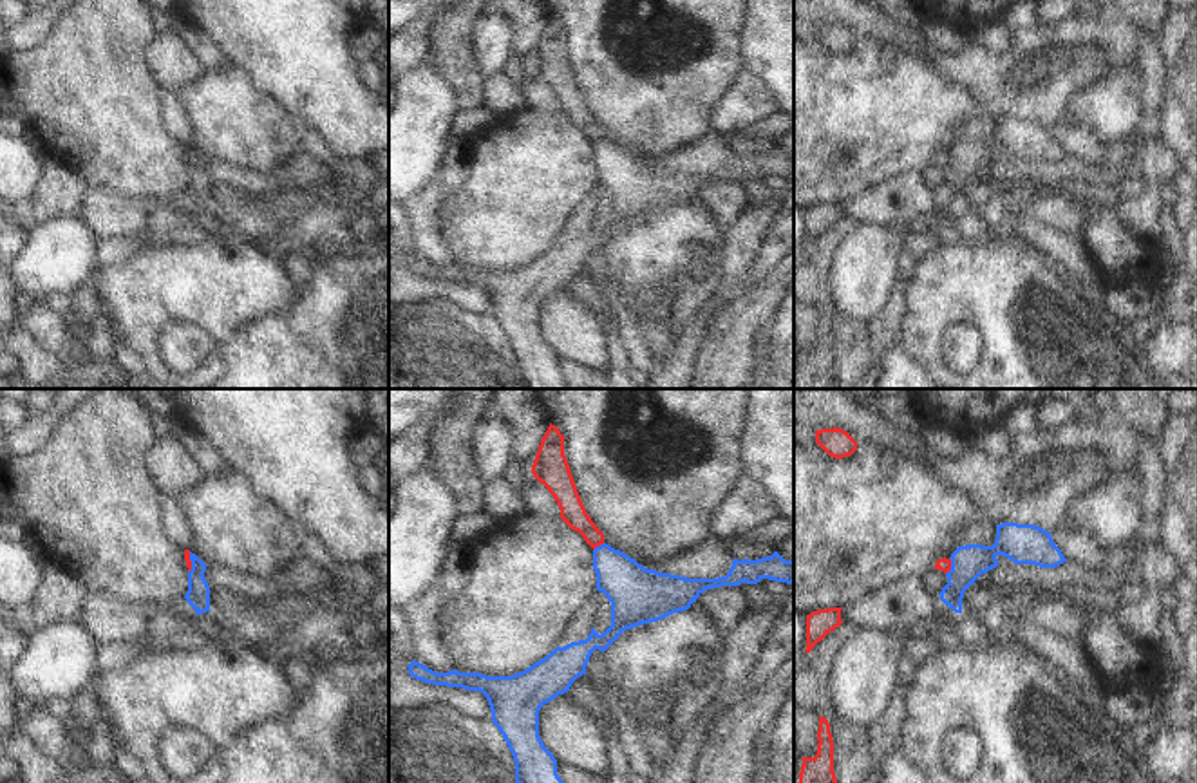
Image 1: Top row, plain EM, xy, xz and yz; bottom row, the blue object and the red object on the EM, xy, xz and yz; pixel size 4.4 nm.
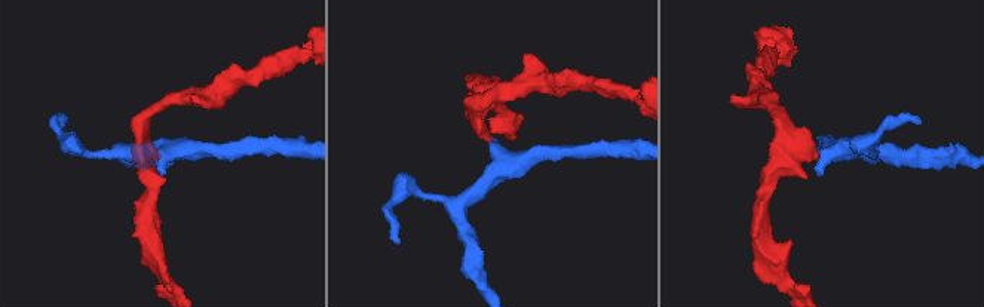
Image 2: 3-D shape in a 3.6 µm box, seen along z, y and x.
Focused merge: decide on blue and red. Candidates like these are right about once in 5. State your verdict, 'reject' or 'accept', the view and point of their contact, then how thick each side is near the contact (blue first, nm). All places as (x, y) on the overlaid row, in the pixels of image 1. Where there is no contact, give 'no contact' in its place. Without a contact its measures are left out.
reject; meets blue in xz at (601, 545); 220 nm thick on the blue side, 110 nm on the other

